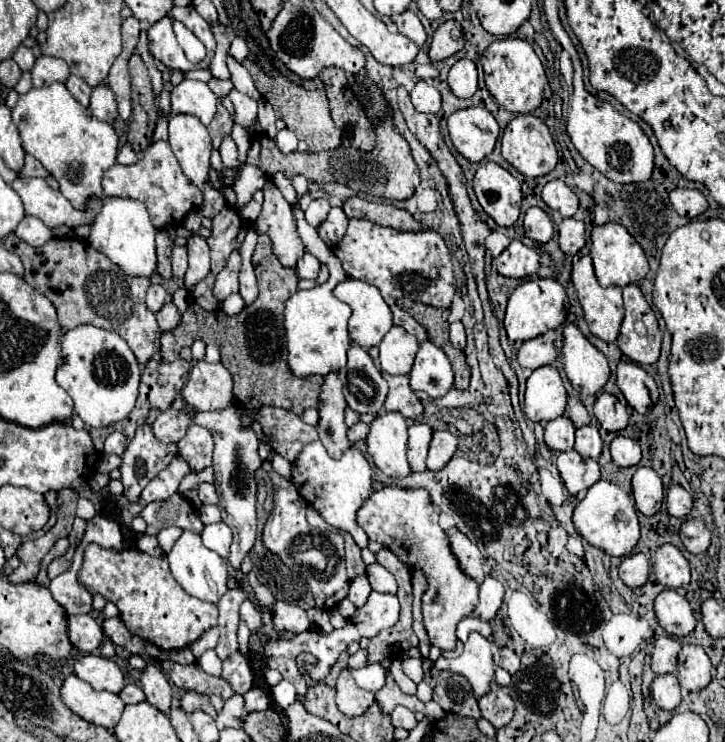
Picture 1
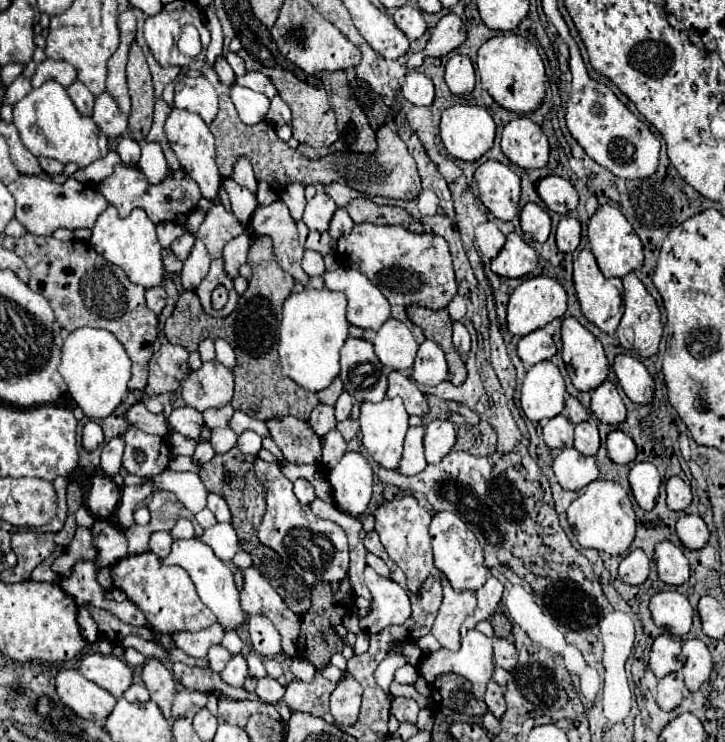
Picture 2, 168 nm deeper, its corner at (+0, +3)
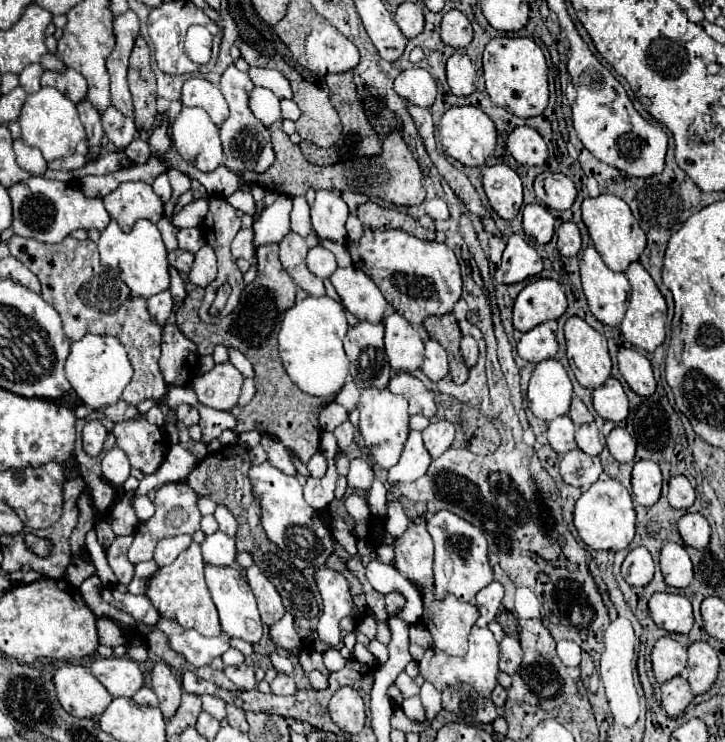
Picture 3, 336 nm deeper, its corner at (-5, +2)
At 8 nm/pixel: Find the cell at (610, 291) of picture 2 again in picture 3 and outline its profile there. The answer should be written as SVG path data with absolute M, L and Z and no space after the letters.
M588 246L580 260L582 286L588 306L596 320L608 326L620 326L626 306L630 284L624 272L612 272L600 258L594 246Z

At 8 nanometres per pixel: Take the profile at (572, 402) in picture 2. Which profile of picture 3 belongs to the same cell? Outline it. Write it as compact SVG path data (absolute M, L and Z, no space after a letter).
M572 398L572 406L570 406L570 412L568 412L568 416L570 416L570 420L574 422L574 424L588 424L588 422L592 422L594 418L592 418L592 414L588 412L588 408L584 406L584 402L580 400L580 398Z

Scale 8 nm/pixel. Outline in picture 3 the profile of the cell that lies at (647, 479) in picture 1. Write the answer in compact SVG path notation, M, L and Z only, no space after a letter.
M640 460L632 470L632 492L638 504L652 506L658 502L662 492L660 466L650 460Z

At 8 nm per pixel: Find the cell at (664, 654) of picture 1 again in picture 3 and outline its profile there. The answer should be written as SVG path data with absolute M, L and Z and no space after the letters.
M660 638L652 648L652 672L658 684L682 674L686 668L686 648L672 638Z

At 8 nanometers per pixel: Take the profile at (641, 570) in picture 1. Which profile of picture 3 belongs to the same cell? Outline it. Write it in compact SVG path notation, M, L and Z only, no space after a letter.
M634 548L622 562L622 578L630 586L646 586L654 576L654 560L646 548Z

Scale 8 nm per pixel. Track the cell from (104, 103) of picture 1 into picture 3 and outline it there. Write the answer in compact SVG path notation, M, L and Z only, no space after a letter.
M110 106L104 114L102 114L102 128L108 136L108 140L124 150L138 134L136 126L134 126L134 118L126 118L122 112L118 112L114 106Z

